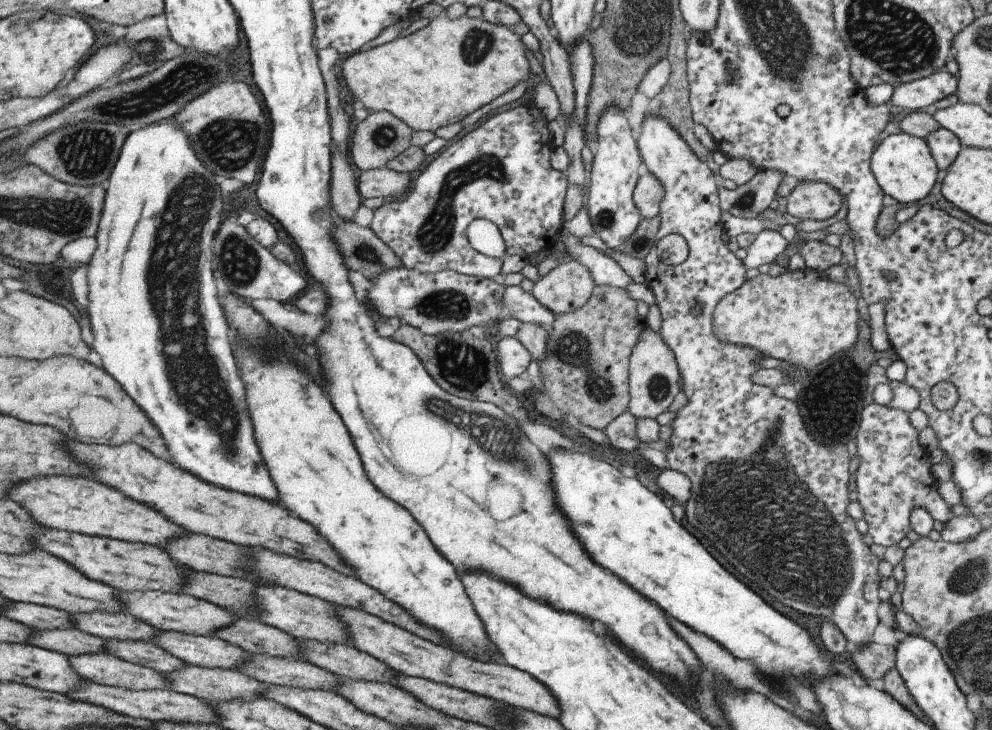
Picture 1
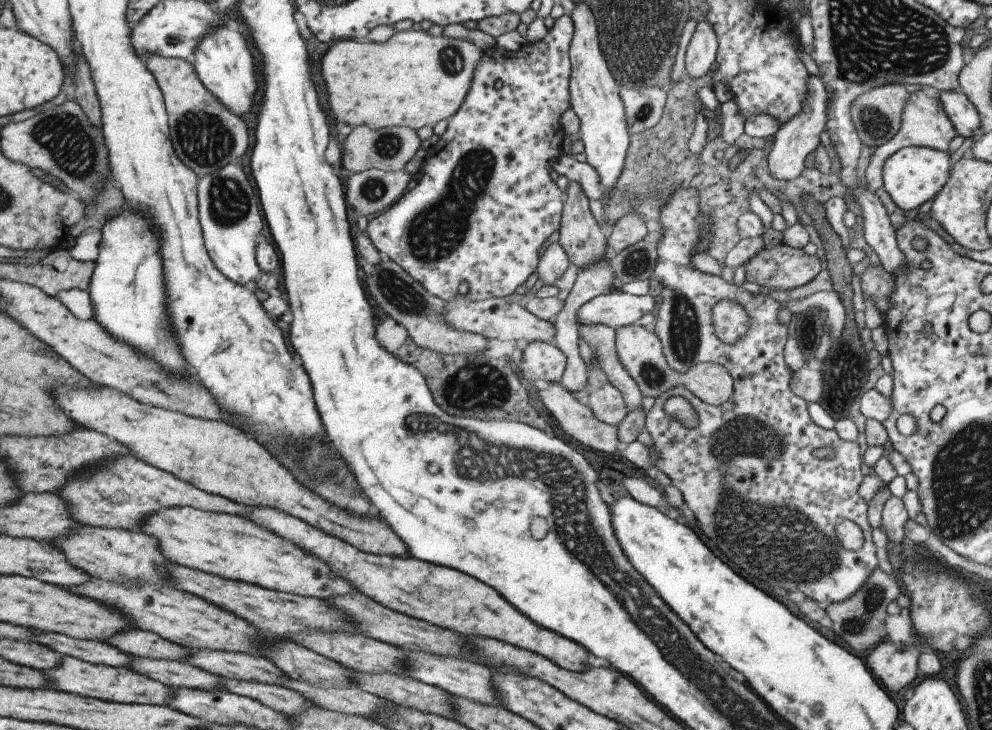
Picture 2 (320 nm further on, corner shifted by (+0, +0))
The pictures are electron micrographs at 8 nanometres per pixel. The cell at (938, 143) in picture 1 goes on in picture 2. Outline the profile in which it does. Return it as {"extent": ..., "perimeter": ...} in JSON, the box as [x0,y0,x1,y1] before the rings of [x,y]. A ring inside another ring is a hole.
{"extent":[865,90,956,192],"perimeter":[[[915,90],[907,96],[905,104],[903,104],[903,110],[901,110],[900,128],[897,130],[895,136],[893,136],[888,142],[885,142],[880,147],[875,147],[873,154],[869,158],[869,165],[865,170],[865,176],[867,176],[867,182],[865,188],[876,192],[882,188],[882,176],[881,166],[893,152],[897,152],[904,147],[925,147],[933,150],[939,150],[941,152],[947,152],[951,139],[956,136],[955,130],[951,125],[951,122],[947,120],[945,112],[937,100],[937,96],[927,96],[923,90]]]}

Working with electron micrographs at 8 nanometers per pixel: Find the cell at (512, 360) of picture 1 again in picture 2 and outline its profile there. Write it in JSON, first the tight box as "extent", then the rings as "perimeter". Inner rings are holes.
{"extent":[515,341,565,384],"perimeter":[[[532,341],[522,350],[521,360],[515,369],[529,383],[543,380],[560,384],[565,356],[551,343]]]}

